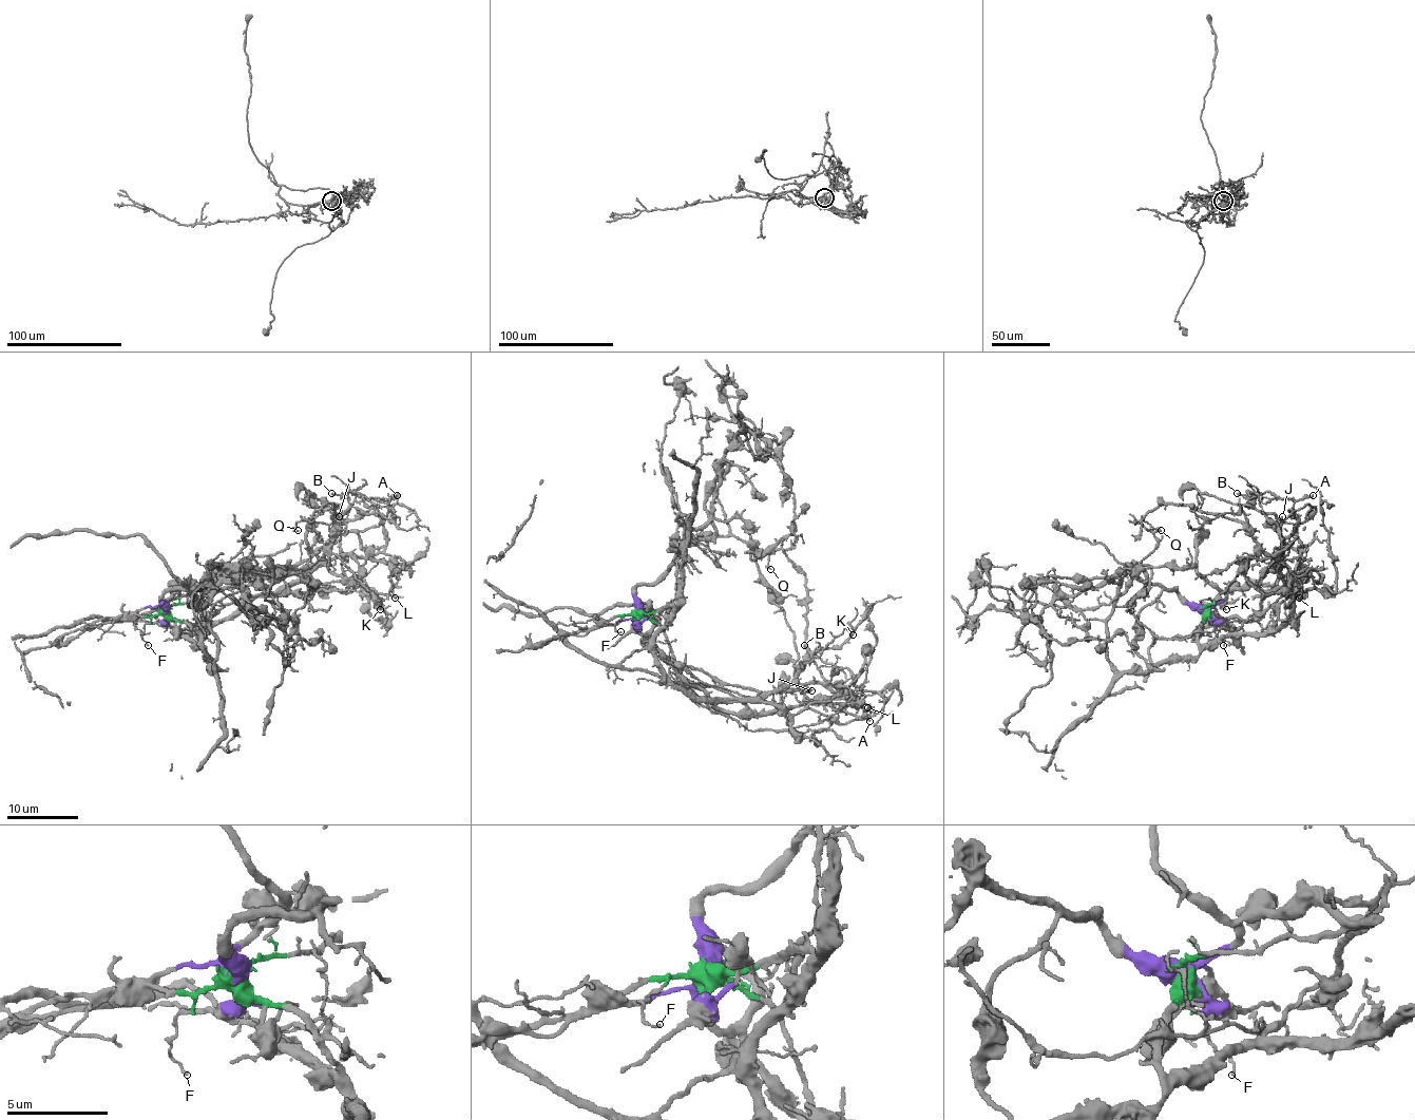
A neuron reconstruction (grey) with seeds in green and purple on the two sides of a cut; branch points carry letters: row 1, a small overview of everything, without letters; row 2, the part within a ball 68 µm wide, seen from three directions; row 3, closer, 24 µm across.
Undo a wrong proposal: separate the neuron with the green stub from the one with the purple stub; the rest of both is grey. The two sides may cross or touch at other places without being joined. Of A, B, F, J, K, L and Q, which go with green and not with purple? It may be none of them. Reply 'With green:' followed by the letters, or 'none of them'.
With green: F, K, Q

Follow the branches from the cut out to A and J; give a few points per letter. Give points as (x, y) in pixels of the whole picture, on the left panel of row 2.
A: (165, 609), (160, 606), (175, 589), (204, 586), (234, 573), (301, 565), (338, 534), (376, 527), (397, 495)
J: (165, 609), (160, 606), (175, 589), (204, 586), (234, 573), (301, 565), (324, 545), (338, 516)

